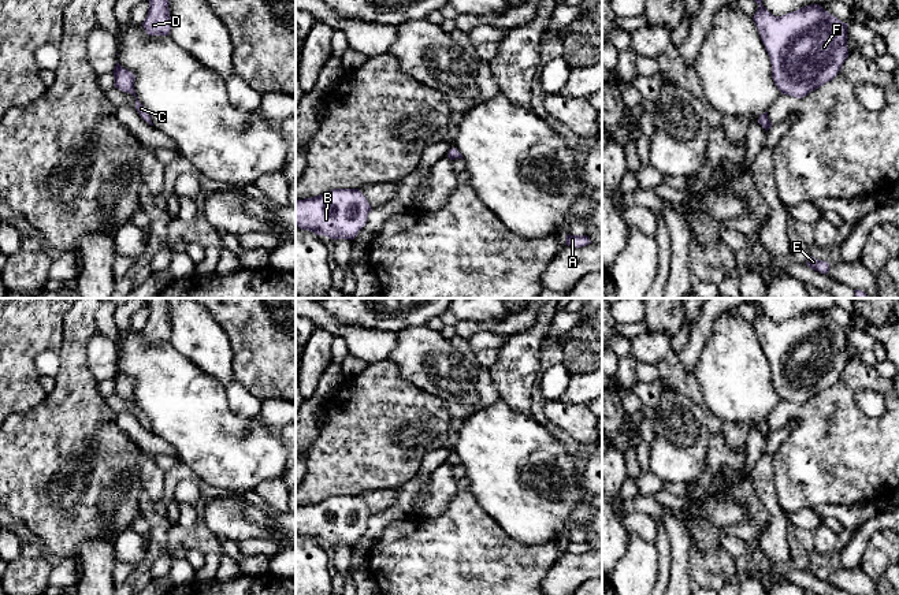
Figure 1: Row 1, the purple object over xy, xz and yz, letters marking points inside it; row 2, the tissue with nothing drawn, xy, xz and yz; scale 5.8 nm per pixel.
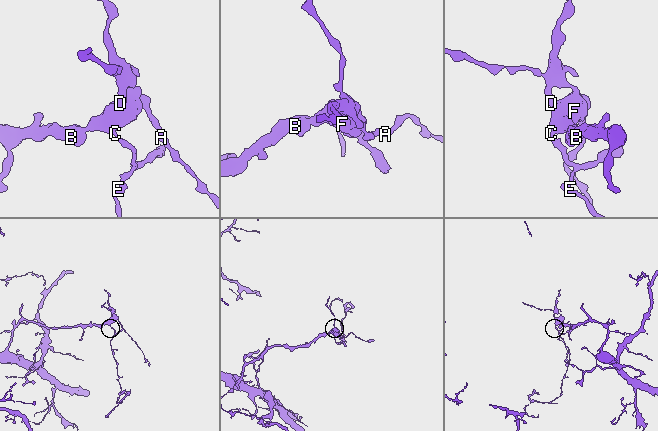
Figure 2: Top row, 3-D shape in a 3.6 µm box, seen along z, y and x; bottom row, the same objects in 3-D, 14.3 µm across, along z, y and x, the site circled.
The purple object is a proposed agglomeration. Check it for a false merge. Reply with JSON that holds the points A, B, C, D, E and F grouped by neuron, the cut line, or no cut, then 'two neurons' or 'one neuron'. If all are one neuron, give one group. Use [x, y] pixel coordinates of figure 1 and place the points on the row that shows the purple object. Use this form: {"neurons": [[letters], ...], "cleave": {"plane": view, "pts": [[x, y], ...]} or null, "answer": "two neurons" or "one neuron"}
{"neurons": [["A", "B", "C", "D", "E", "F"]], "cleave": null, "answer": "one neuron"}

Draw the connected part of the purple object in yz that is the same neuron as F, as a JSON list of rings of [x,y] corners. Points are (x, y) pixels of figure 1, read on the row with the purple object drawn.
[[[762,0],[754,1],[759,7],[753,21],[770,57],[772,78],[781,94],[802,98],[839,74],[850,55],[847,48],[848,23],[839,21],[820,4],[810,4],[774,16],[762,5]]]

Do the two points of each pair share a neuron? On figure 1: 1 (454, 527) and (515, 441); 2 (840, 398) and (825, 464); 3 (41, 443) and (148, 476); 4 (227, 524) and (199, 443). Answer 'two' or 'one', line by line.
1: two
2: one
3: two
4: two

